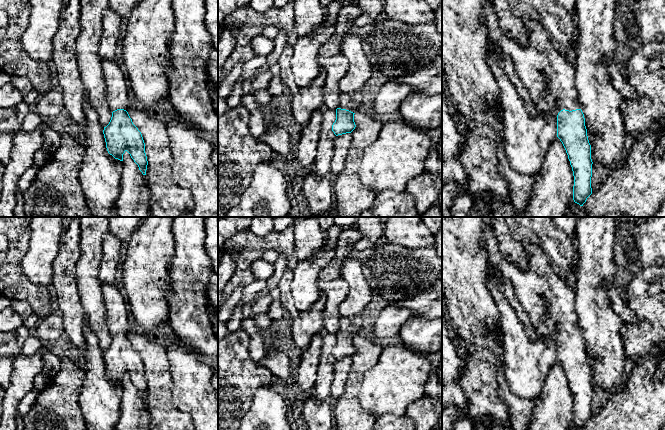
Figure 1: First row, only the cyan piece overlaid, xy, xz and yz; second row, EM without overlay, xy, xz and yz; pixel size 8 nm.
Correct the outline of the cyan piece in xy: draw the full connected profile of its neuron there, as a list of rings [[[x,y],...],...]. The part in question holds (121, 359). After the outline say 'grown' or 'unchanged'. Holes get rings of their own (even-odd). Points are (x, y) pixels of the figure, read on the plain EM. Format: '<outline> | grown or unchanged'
[[[102,284],[102,293],[106,323],[112,335],[111,344],[103,354],[107,375],[120,385],[123,385],[123,378],[127,375],[142,398],[146,399],[148,385],[145,367],[127,336],[133,328],[128,322],[128,304],[114,284]]] | grown

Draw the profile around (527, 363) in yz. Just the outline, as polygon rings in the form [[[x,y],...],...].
[[[487,274],[486,284],[500,314],[499,324],[503,334],[505,384],[518,398],[536,401],[540,396],[549,370],[557,361],[557,342],[552,339],[546,340],[539,334],[536,341],[533,342],[526,334],[524,324],[505,300],[500,280],[494,275]]]

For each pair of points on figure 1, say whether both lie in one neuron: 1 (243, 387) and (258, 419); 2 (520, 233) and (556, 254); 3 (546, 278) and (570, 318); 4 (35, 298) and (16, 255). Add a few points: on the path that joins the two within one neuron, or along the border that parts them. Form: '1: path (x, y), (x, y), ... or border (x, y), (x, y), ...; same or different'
1: border (267, 386), (254, 391), (250, 407), (241, 419); different
2: path (529, 233), (537, 233), (549, 245); same
3: path (546, 288), (546, 294), (560, 308); same
4: path (24, 287), (15, 278), (15, 266); same

